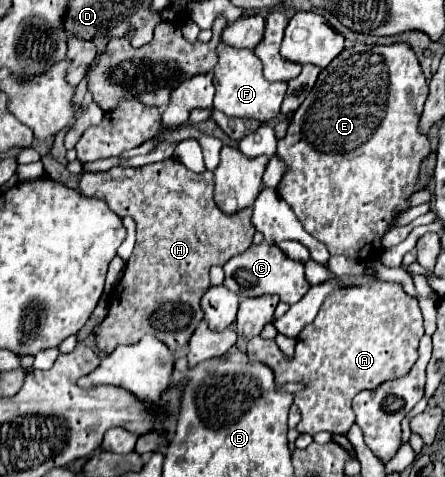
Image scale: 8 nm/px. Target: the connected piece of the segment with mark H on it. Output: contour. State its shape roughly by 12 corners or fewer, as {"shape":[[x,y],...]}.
{"shape":[[175,159],[85,173],[137,241],[95,345],[181,351],[209,269],[247,251],[213,173]]}

